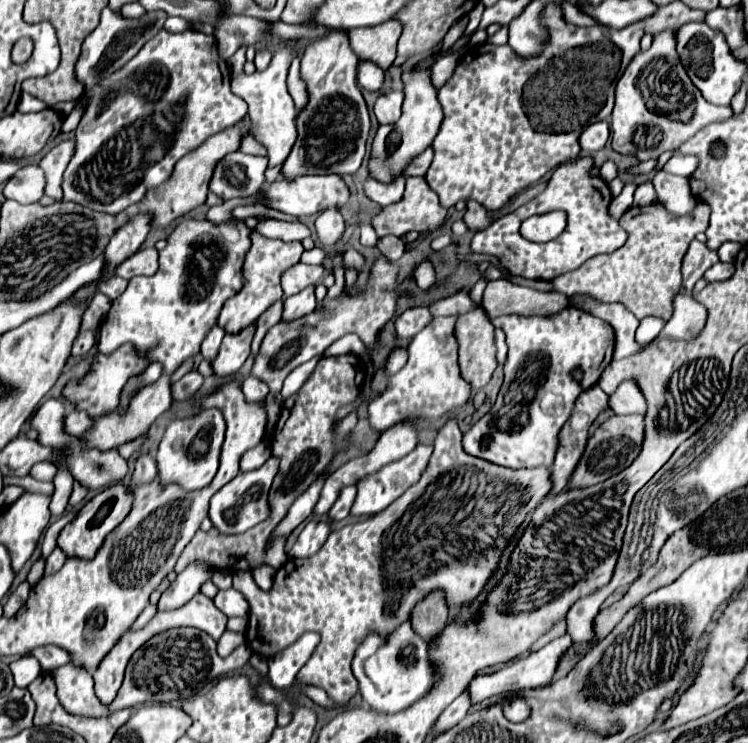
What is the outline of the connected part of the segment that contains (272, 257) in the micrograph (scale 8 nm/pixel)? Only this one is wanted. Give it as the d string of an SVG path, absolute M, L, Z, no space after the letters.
M258 231L252 233L252 249L246 255L244 261L244 277L246 277L246 285L244 289L234 295L230 301L226 301L226 305L222 307L222 313L218 317L218 325L222 325L222 329L226 333L240 333L242 329L246 329L248 325L256 323L256 319L276 301L282 299L282 285L280 285L280 277L286 269L290 269L292 265L296 265L300 261L304 247L300 245L300 241L274 241L274 239L266 239L262 237Z

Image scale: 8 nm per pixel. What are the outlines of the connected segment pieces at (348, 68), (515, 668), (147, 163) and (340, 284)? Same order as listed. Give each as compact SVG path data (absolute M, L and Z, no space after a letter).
M344 29L332 31L312 41L302 57L300 77L306 81L308 103L296 115L298 137L290 155L282 163L280 177L356 173L368 147L370 113L358 87L358 55L350 49Z
M566 633L566 635L562 635L562 637L554 639L554 641L550 641L546 647L538 649L536 653L530 653L528 657L522 657L522 659L514 661L512 665L506 665L506 667L502 667L502 669L498 669L498 671L494 671L494 673L484 673L484 675L476 673L476 677L472 677L470 683L468 683L468 687L466 687L466 693L468 693L470 701L472 701L472 705L482 703L484 699L494 697L494 695L514 693L514 691L534 689L534 687L546 685L546 683L552 679L552 673L554 673L554 669L556 669L556 665L558 665L560 655L562 655L570 645L572 645L572 639L570 639L570 635Z
M166 29L152 37L130 63L88 91L90 103L76 129L74 159L70 159L62 181L64 201L116 215L138 203L150 189L162 185L162 181L168 181L178 159L246 115L246 101L232 93L230 73L228 79L222 73L214 37L198 31L170 33Z
M338 255L338 257L334 259L334 277L335 283L332 287L328 288L324 301L337 299L344 290L345 278L344 269L342 269L342 255Z

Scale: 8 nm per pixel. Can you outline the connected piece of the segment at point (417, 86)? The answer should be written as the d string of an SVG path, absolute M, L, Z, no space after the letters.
M428 69L420 73L406 71L402 75L402 81L404 81L402 117L392 125L380 125L380 129L376 131L374 143L372 143L370 159L368 159L368 175L386 185L392 183L396 177L402 177L402 169L406 169L406 165L410 165L410 161L418 157L418 153L422 153L424 149L432 145L434 137L438 135L440 121L444 117L438 97L436 97L438 91L430 83Z

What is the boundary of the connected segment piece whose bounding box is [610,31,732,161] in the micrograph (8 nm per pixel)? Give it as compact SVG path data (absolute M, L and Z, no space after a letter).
M674 31L658 33L652 47L648 49L650 63L646 65L646 53L640 53L632 59L632 63L620 77L616 85L616 105L610 125L614 151L622 155L634 155L638 161L646 161L658 157L664 151L678 151L678 147L694 137L700 129L716 121L726 121L732 115L730 107L708 105L698 87L694 87L694 83L686 75L674 43Z

